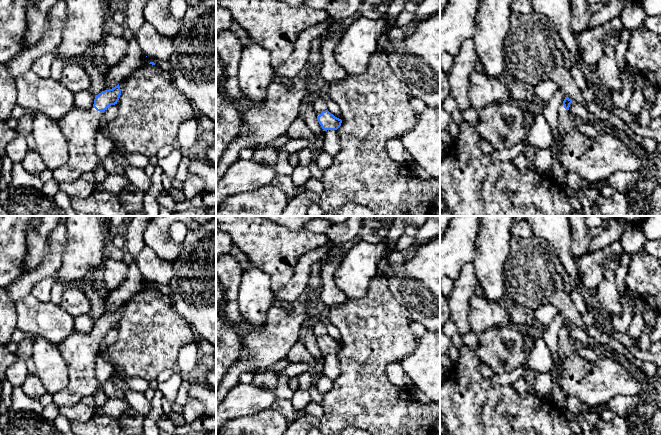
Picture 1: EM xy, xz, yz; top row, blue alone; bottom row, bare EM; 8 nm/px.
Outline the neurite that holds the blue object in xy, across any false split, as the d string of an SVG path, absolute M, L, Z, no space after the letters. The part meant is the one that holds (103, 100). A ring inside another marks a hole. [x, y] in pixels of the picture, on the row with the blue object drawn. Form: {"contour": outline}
{"contour": "M118 84L99 93L91 108L75 107L58 121L68 145L68 161L52 171L56 182L74 182L97 167L96 134L103 125L103 113L109 106L117 104L120 95Z"}

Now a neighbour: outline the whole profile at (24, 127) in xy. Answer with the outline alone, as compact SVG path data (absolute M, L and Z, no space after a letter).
M25 113L17 120L16 134L27 137L33 131L33 113Z

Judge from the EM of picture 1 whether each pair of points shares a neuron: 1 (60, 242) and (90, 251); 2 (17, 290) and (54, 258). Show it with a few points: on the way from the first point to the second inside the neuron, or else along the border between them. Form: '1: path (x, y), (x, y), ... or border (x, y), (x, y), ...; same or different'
1: border (66, 226), (66, 248), (60, 267); different
2: path (26, 283), (45, 267); same

